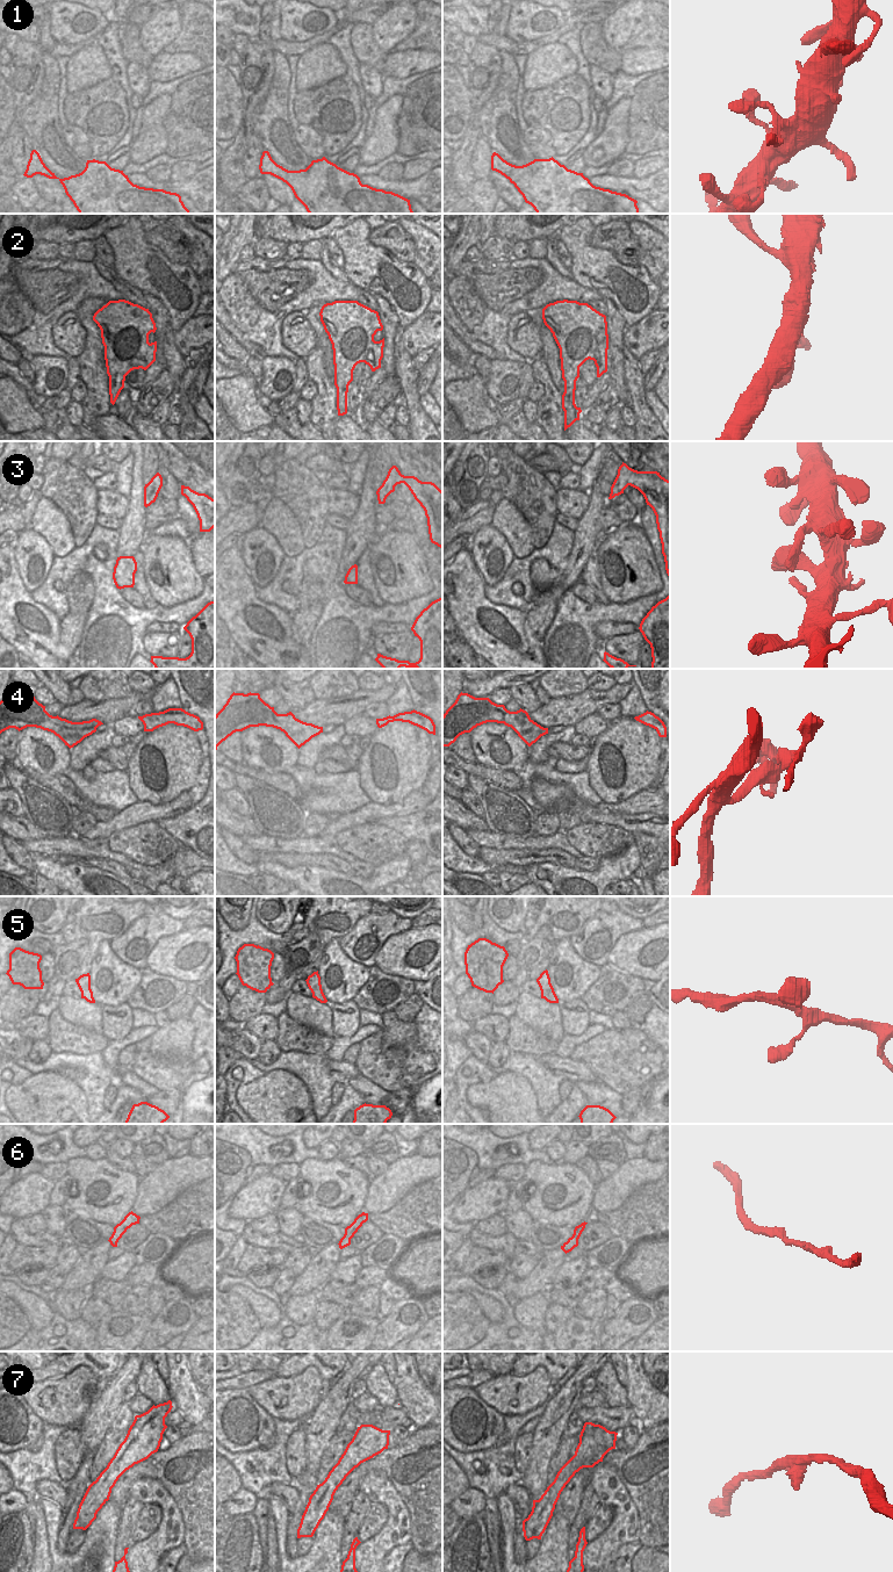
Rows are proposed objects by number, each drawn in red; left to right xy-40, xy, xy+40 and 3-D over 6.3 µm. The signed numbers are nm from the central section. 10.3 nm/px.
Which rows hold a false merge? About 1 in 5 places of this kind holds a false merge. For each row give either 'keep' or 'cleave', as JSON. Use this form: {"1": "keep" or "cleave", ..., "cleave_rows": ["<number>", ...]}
{"1": "keep", "2": "keep", "3": "keep", "4": "cleave", "5": "keep", "6": "keep", "7": "cleave", "cleave_rows": ["4", "7"]}

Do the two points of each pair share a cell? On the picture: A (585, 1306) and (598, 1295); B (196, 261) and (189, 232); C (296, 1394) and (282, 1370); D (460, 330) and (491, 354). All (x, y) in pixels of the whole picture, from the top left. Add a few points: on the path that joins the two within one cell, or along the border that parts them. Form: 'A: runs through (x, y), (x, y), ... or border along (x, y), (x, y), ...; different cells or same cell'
A: runs through (589, 1304), (595, 1298); same cell
B: runs through (196, 254), (196, 239); same cell
C: border along (312, 1367), (260, 1383); different cells
D: runs through (468, 338), (479, 348), (483, 350); same cell

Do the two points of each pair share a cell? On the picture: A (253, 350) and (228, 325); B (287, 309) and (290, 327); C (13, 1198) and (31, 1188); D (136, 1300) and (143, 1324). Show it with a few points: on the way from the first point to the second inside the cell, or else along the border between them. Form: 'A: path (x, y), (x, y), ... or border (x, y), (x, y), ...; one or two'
A: path (247, 345), (233, 331); one
B: border (304, 311), (292, 311), (283, 319), (281, 340); two
C: path (17, 1198), (21, 1198), (27, 1192); one
D: border (113, 1307), (119, 1307), (132, 1314), (148, 1313); two

